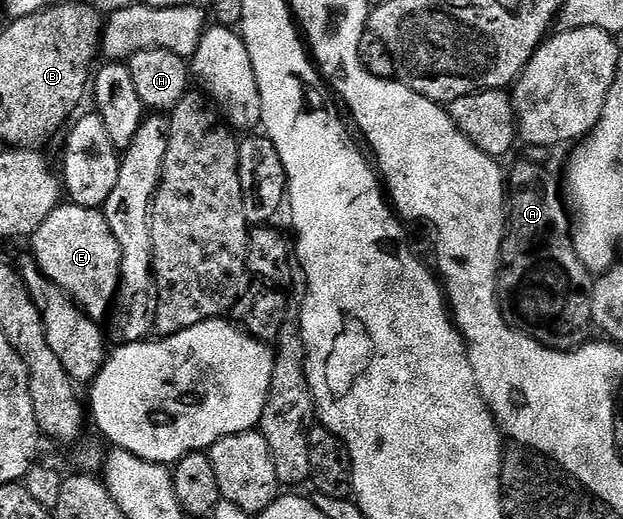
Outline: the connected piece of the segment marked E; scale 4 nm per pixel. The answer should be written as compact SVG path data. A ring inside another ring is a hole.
M62 203L38 227L38 231L30 238L32 244L31 256L34 258L36 266L47 275L50 280L60 289L72 297L72 300L92 318L93 321L103 322L103 317L113 312L114 302L117 300L117 293L120 292L120 264L122 255L118 241L110 227L106 223L103 212L98 209L87 209L78 207L71 203Z

